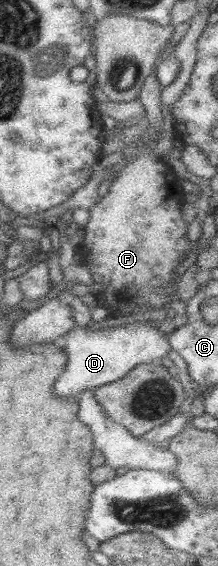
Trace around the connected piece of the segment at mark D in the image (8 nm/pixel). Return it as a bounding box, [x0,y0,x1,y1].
[54,320,172,398]

